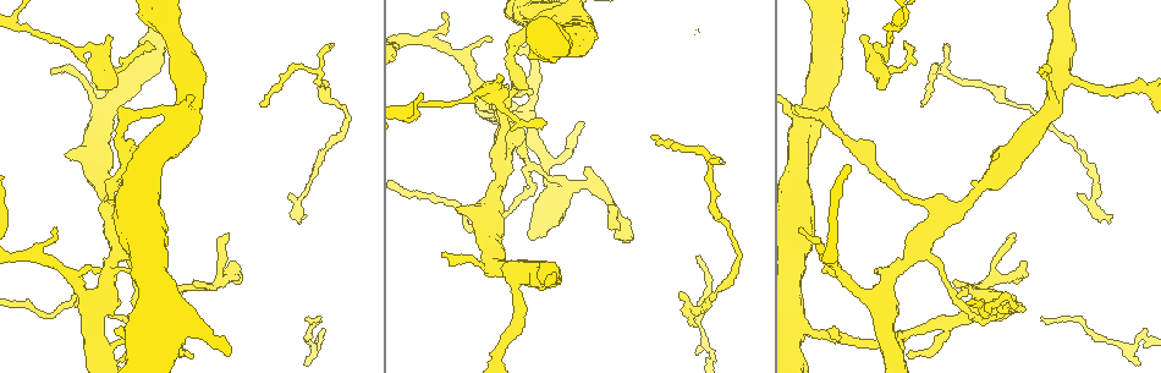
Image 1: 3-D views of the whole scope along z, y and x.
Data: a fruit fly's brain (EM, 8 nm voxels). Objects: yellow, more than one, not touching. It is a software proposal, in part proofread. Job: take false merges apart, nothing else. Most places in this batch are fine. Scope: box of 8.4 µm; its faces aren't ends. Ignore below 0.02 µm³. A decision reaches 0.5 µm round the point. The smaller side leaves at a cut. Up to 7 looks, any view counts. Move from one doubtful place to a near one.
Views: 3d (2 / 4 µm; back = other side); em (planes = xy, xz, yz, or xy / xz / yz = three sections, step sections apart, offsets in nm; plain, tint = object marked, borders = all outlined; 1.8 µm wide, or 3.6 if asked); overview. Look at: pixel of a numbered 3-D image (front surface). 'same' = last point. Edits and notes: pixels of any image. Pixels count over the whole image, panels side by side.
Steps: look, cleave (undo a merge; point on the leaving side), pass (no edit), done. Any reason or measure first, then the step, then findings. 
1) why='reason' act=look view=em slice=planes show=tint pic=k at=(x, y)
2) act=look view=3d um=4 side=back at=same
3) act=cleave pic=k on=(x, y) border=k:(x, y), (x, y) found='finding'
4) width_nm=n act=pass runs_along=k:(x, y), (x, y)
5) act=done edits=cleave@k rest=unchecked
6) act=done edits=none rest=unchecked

why='sharp bend' act=look view=3d um=4 pic=1 at=(569, 17)

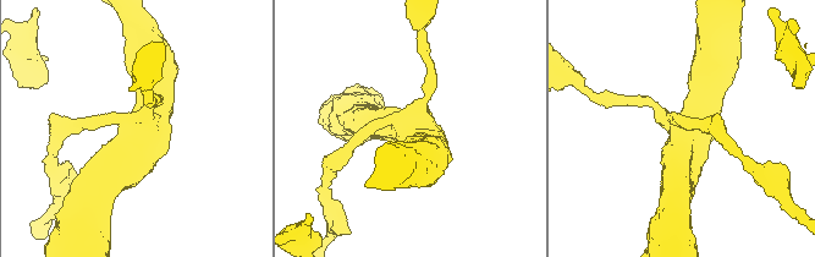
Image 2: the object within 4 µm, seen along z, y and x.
arms=4 why='now the EM' act=look view=em um=3.6 slice=planes show=borders pic=2 at=(682, 133)

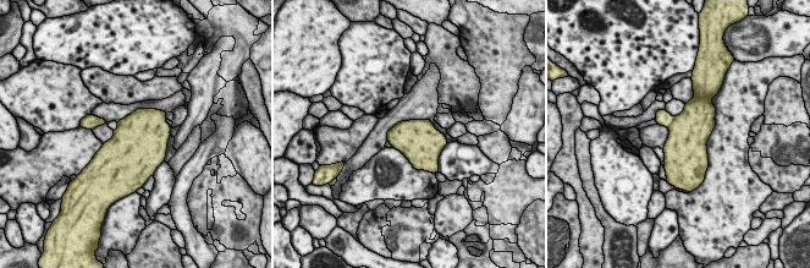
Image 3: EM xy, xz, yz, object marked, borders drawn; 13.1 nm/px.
act=cleave pic=3 on=(662, 118) border=3:(674, 118), (668, 127) found='a second neuron is stuck on'

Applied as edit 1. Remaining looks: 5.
act=look view=em slice=xy step=4 show=tint pic=1 at=(555, 195)

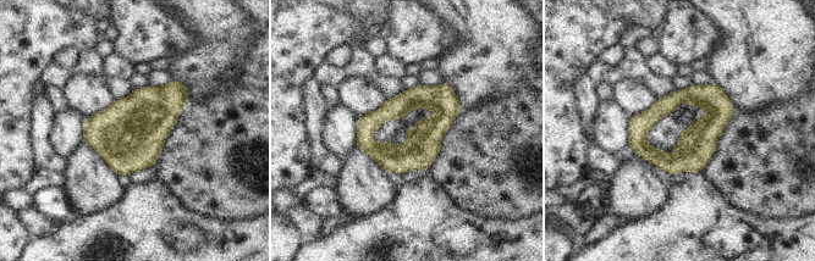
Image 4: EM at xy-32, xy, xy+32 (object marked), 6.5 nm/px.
width_nm=240 act=pass runs_along=4:(446, 87), (389, 110), (359, 143) found='continuous, no second neuron'

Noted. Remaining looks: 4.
act=done edits=cleave@3 rest=unchecked

